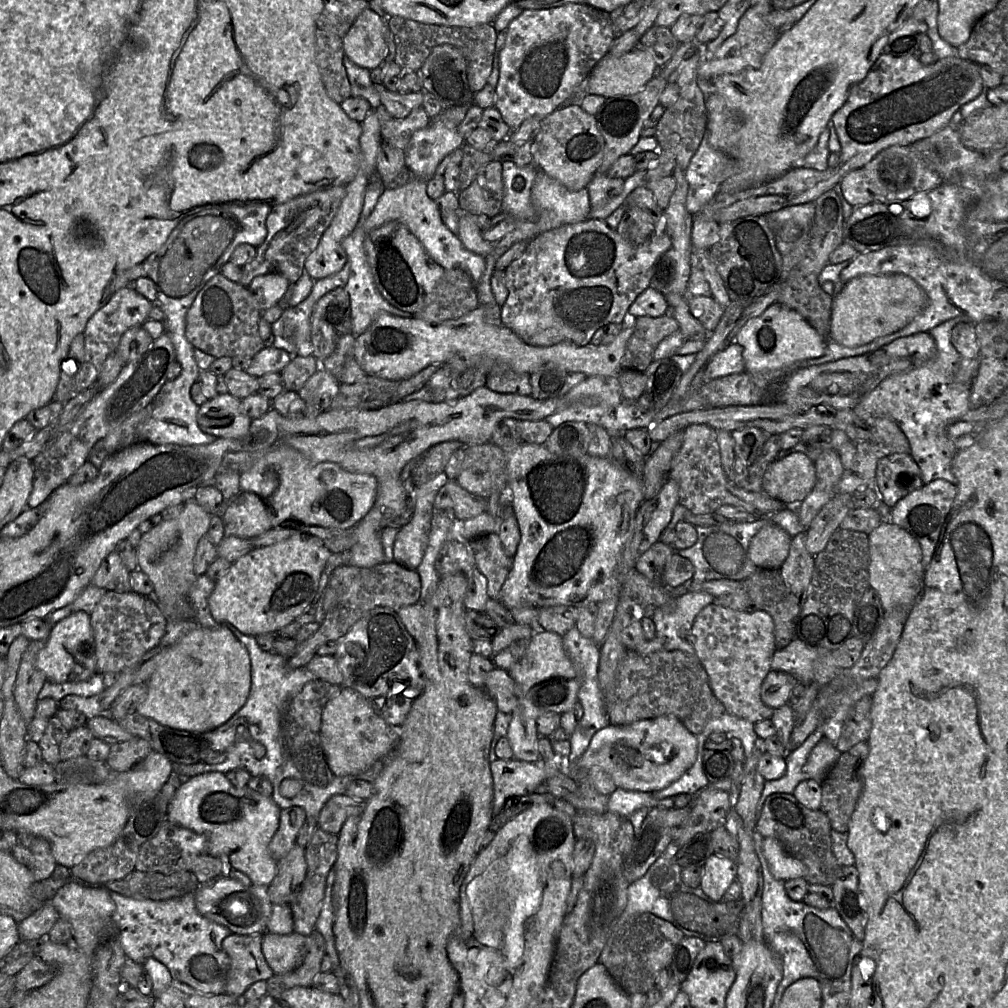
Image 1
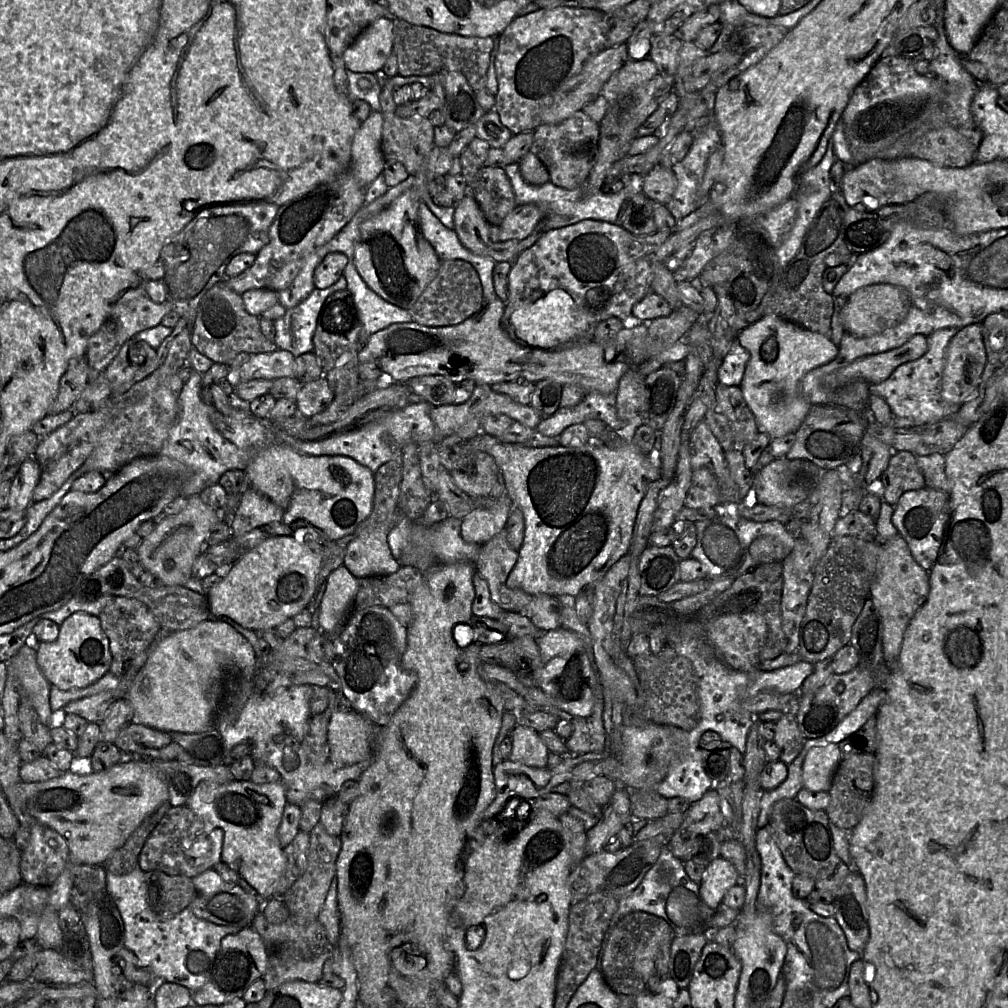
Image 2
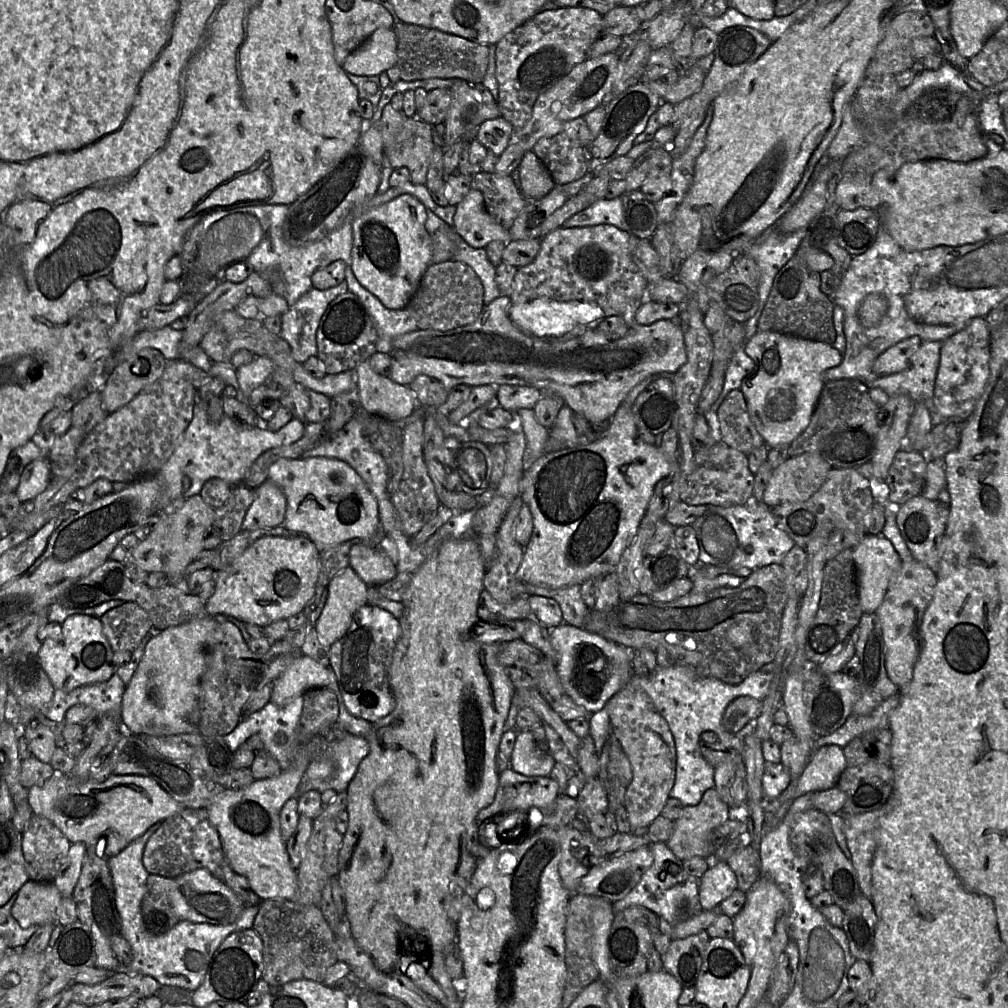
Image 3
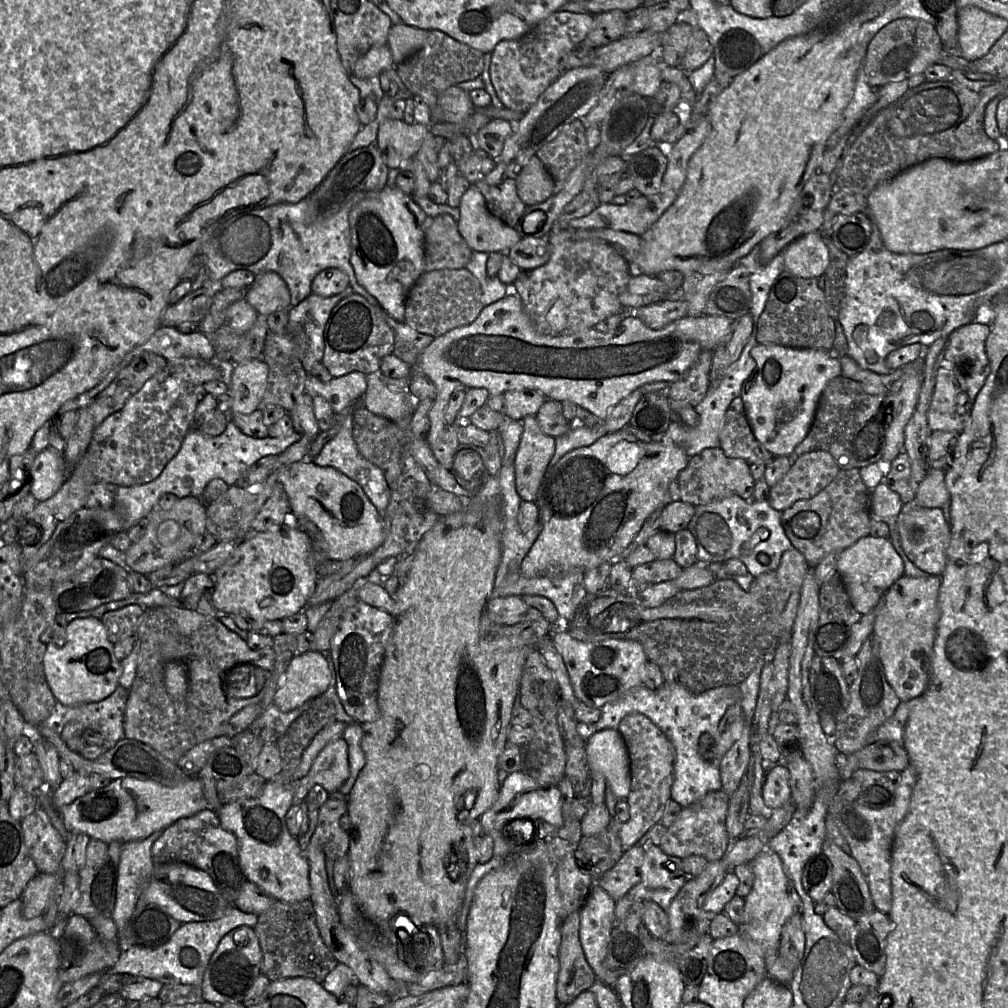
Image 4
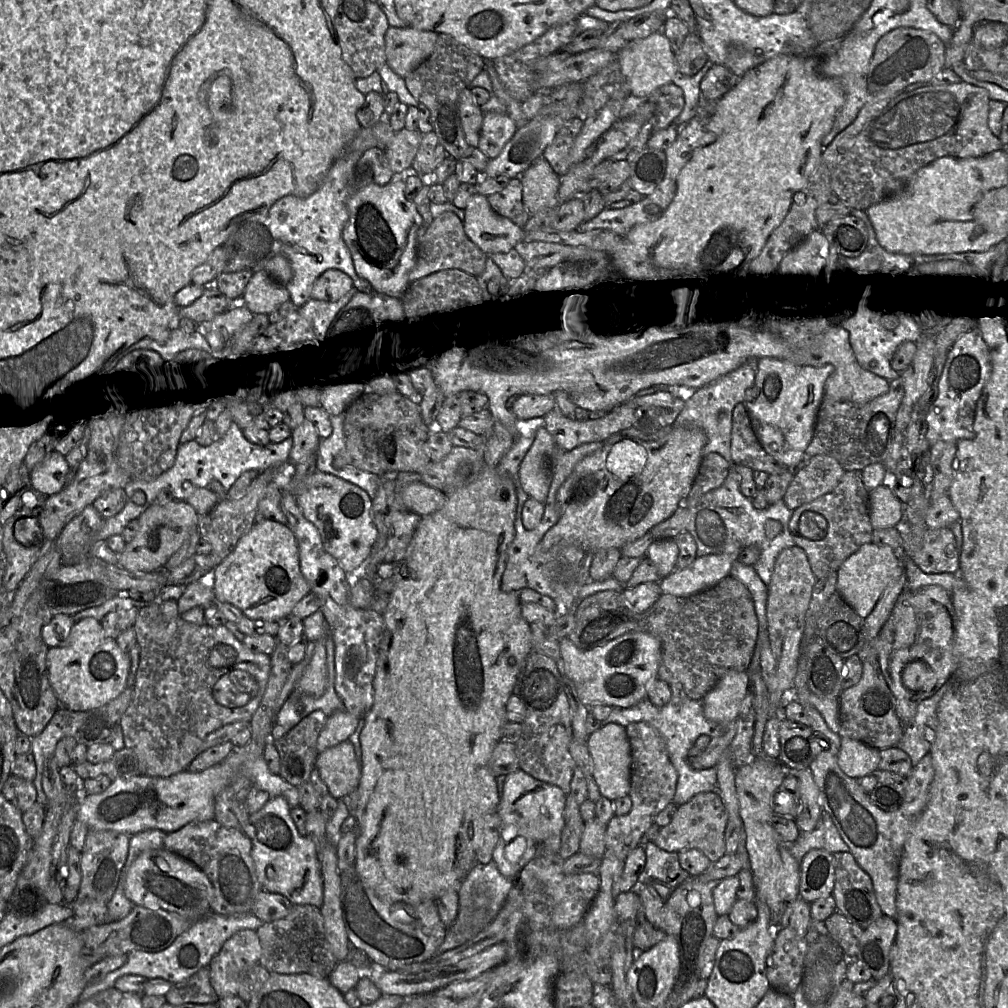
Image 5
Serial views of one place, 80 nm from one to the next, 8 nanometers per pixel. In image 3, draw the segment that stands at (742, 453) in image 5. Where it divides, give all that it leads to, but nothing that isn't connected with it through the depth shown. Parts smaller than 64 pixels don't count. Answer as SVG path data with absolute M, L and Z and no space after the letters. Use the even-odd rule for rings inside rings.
M740 389L728 393L717 410L719 440L744 454L766 444L755 428Z

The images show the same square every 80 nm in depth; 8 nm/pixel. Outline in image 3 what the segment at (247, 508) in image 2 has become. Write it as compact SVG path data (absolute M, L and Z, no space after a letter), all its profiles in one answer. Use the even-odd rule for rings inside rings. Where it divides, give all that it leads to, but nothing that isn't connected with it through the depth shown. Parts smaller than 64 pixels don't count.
M267 479L254 490L254 499L242 522L242 530L272 528L283 524L286 498L275 483Z

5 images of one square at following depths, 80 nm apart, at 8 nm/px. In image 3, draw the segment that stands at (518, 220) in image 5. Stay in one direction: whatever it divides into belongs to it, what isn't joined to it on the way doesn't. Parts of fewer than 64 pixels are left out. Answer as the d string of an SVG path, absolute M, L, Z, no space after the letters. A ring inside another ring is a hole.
M480 171L472 176L470 188L483 194L486 211L505 229L512 227L526 205L510 175Z

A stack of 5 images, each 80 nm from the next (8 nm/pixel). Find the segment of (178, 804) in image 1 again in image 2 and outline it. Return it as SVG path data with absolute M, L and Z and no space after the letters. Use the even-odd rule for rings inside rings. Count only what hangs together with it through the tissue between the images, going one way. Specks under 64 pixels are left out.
M204 781L197 785L186 806L196 815L223 831L221 862L244 878L262 900L282 897L287 889L287 857L278 839L278 828L287 803L281 781L255 784L237 781L219 784Z

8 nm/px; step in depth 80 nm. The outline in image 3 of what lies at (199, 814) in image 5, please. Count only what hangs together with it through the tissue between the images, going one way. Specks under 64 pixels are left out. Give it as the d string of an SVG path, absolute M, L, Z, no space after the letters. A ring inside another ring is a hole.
M55 774L43 784L30 787L27 793L28 803L33 814L45 817L53 822L70 843L83 842L87 849L95 847L99 842L105 843L102 855L106 858L116 856L156 822L162 823L168 817L186 808L173 799L153 779L134 774L111 774L106 781L100 783L90 778L76 780L71 775Z

